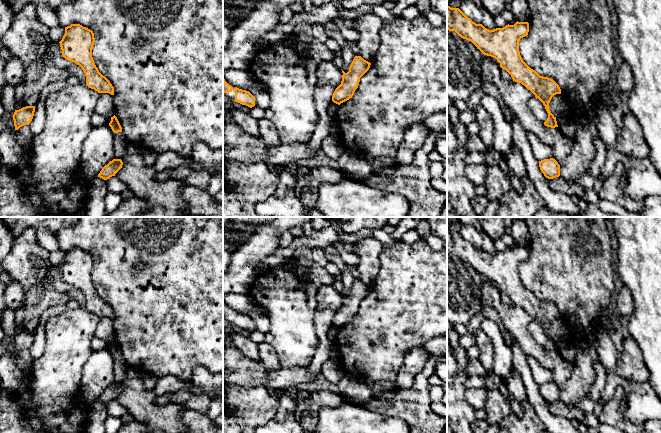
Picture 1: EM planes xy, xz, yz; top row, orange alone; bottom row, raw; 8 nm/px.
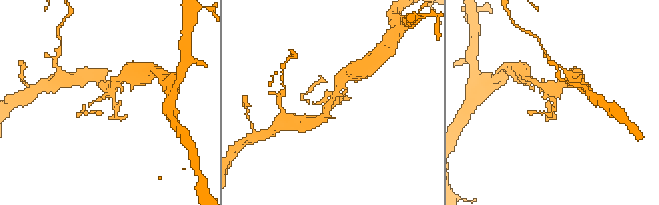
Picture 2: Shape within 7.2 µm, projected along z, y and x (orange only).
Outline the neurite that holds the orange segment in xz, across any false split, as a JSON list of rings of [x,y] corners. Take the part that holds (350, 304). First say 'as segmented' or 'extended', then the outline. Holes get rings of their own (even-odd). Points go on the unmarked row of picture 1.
as segmented; [[[355,280],[349,295],[342,294],[341,308],[335,313],[332,325],[338,329],[349,324],[358,312],[360,302],[369,294],[371,287],[364,284],[361,280]]]

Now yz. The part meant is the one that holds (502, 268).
as segmented; [[[447,229],[447,254],[455,255],[461,262],[471,265],[484,279],[495,282],[513,305],[524,309],[543,327],[548,337],[544,349],[558,351],[549,327],[554,319],[561,318],[559,309],[553,303],[540,300],[531,293],[519,276],[519,265],[529,256],[528,246],[517,245],[514,249],[489,254],[482,248],[473,246],[459,232]]]

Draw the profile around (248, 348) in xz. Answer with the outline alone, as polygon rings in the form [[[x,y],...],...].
[[[231,332],[230,338],[234,346],[242,352],[248,359],[253,361],[260,361],[258,353],[258,344],[250,340],[248,337],[244,337],[240,334]]]

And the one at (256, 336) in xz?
[[[255,329],[254,331],[250,332],[248,338],[257,344],[260,344],[265,342],[266,336],[267,334]]]

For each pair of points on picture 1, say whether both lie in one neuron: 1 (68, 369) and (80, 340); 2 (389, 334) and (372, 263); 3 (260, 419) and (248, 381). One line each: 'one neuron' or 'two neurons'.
1: one neuron
2: two neurons
3: one neuron

